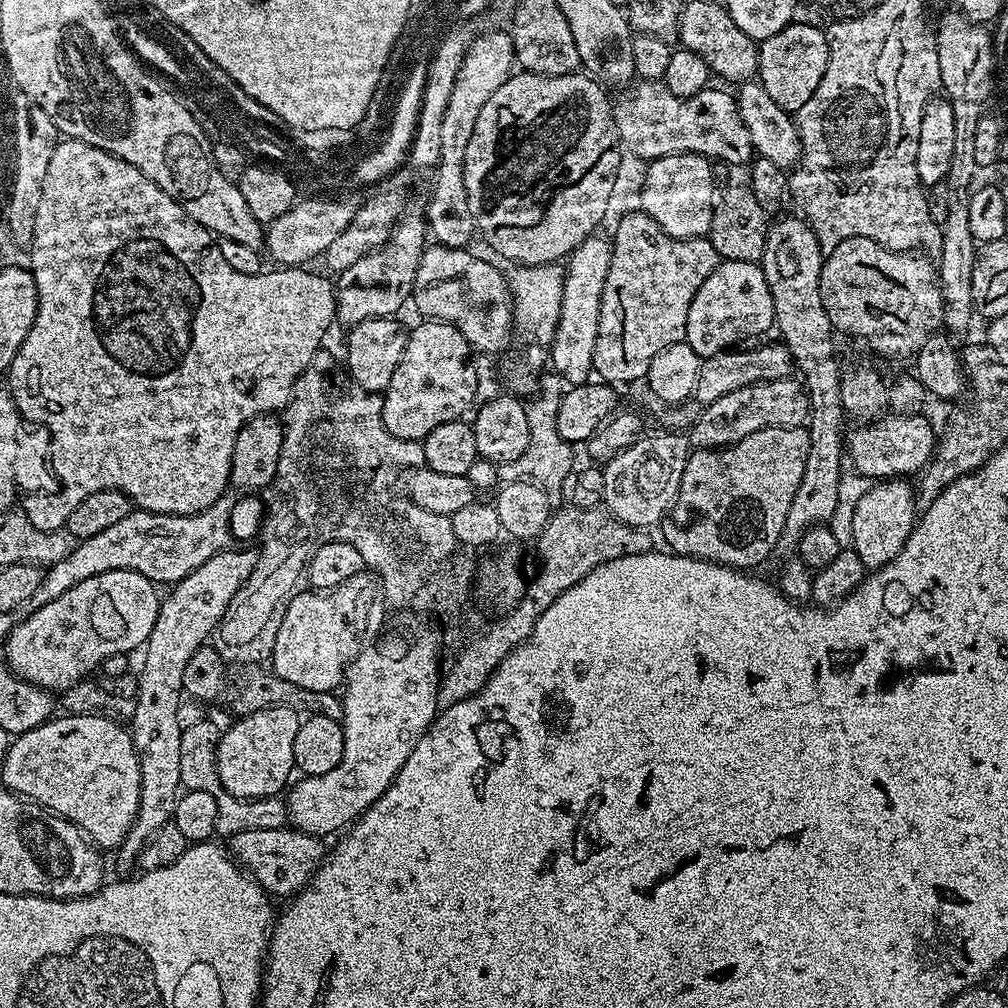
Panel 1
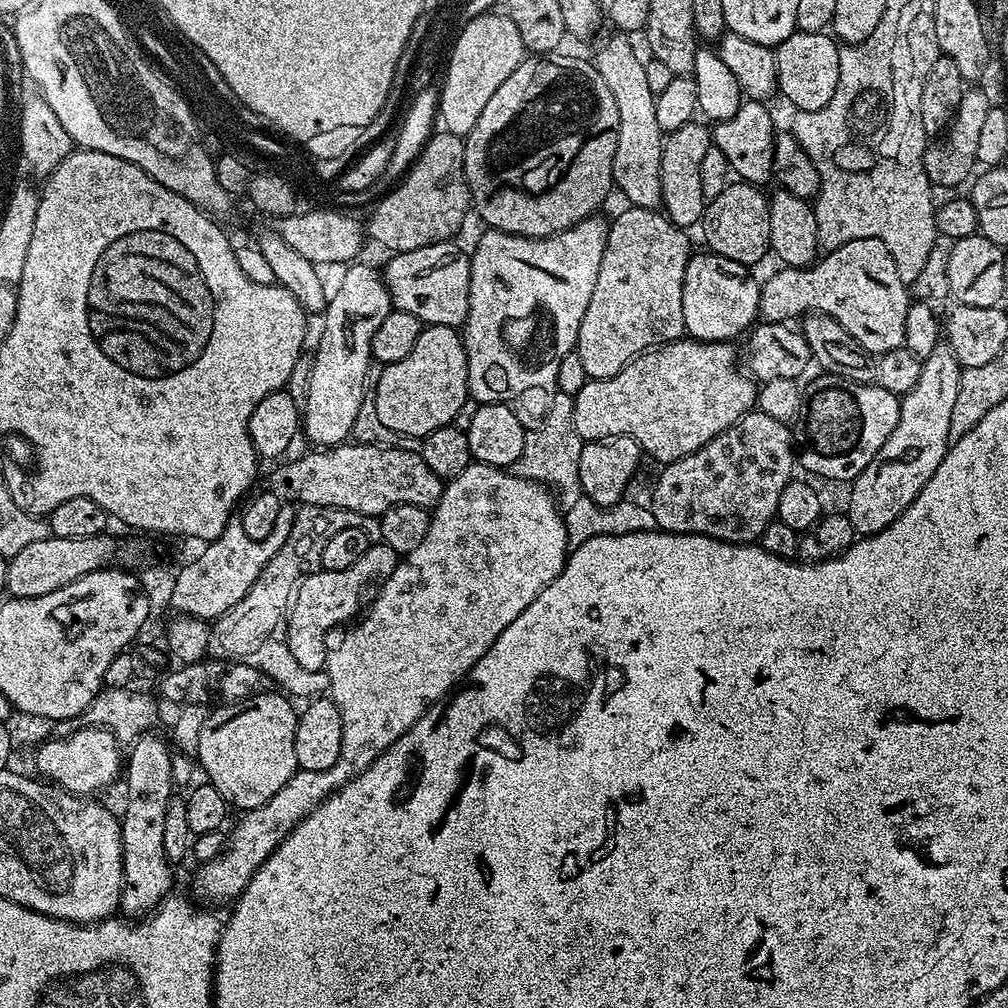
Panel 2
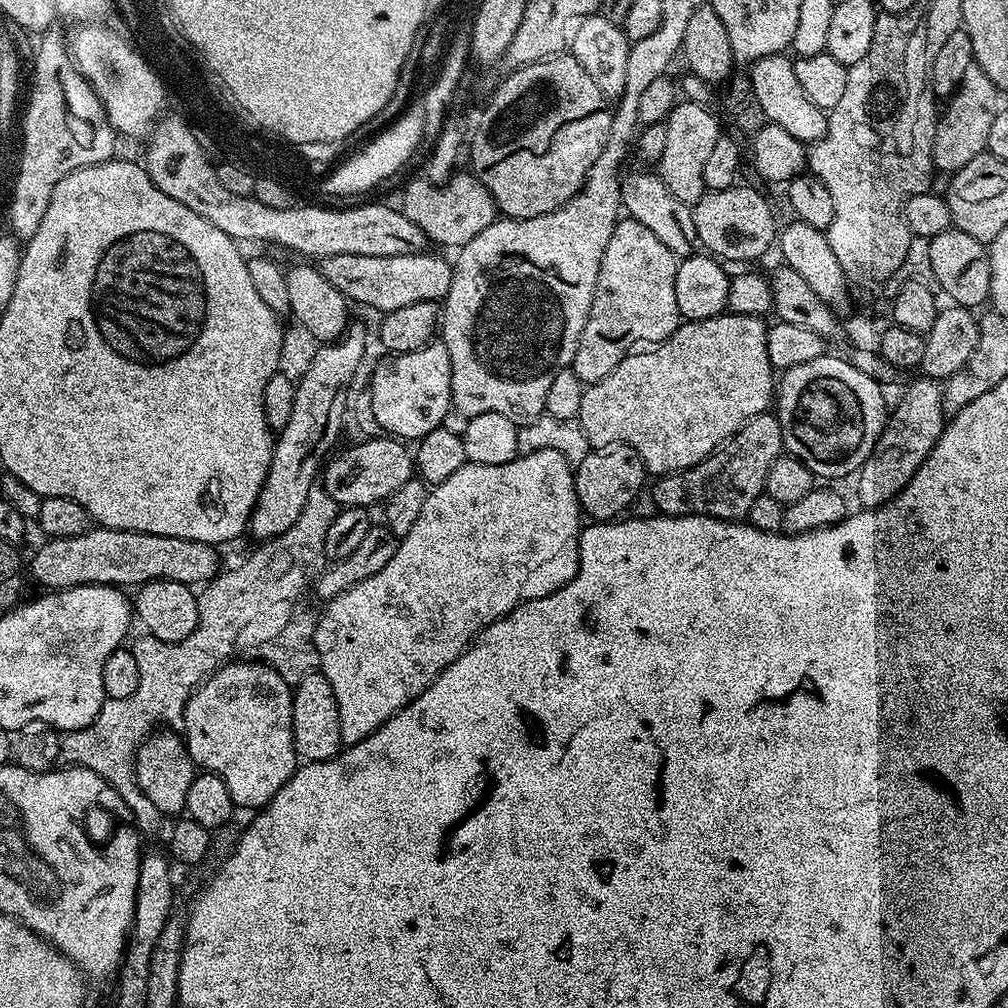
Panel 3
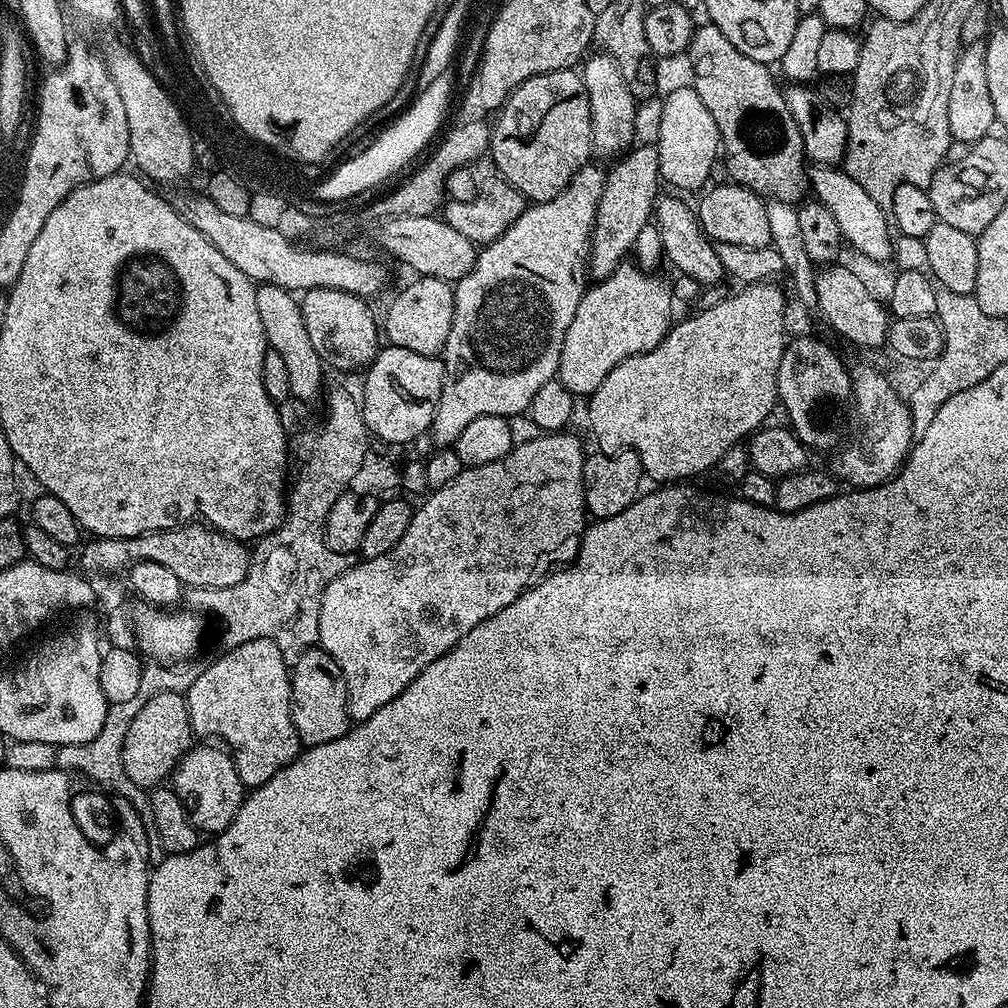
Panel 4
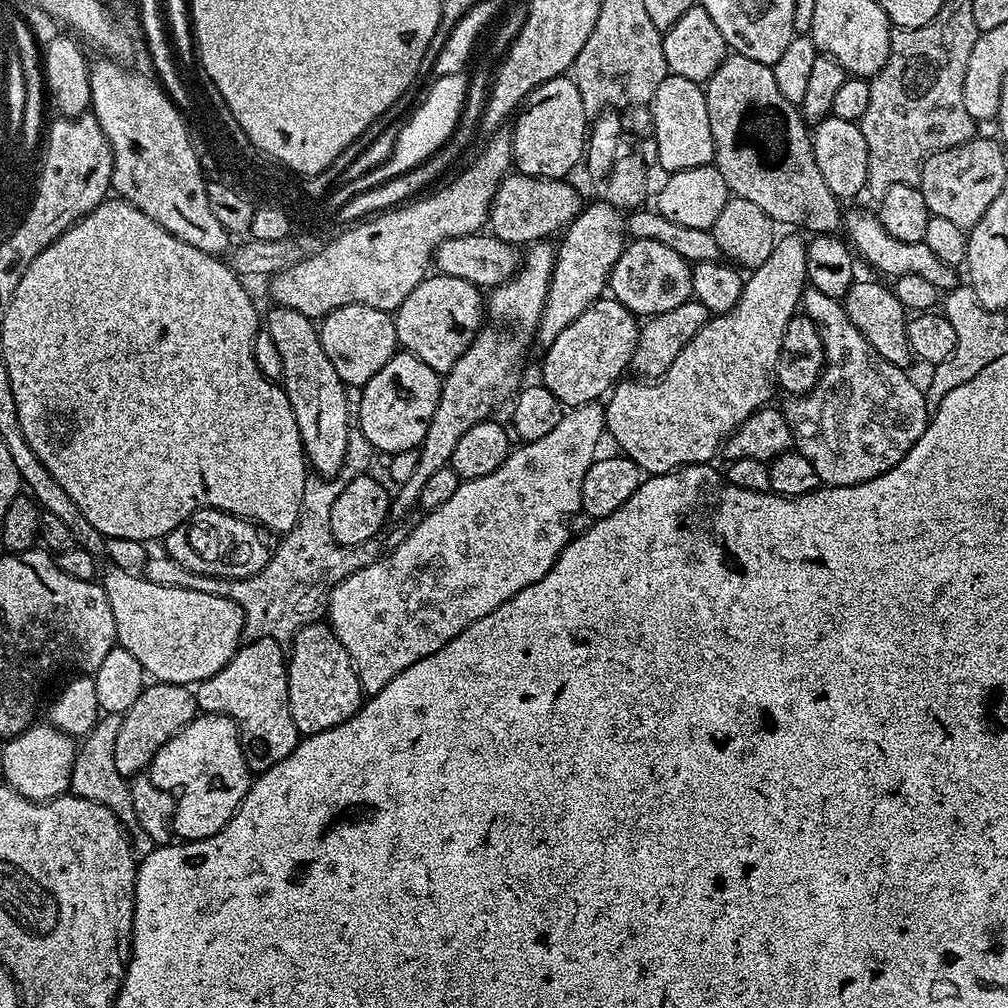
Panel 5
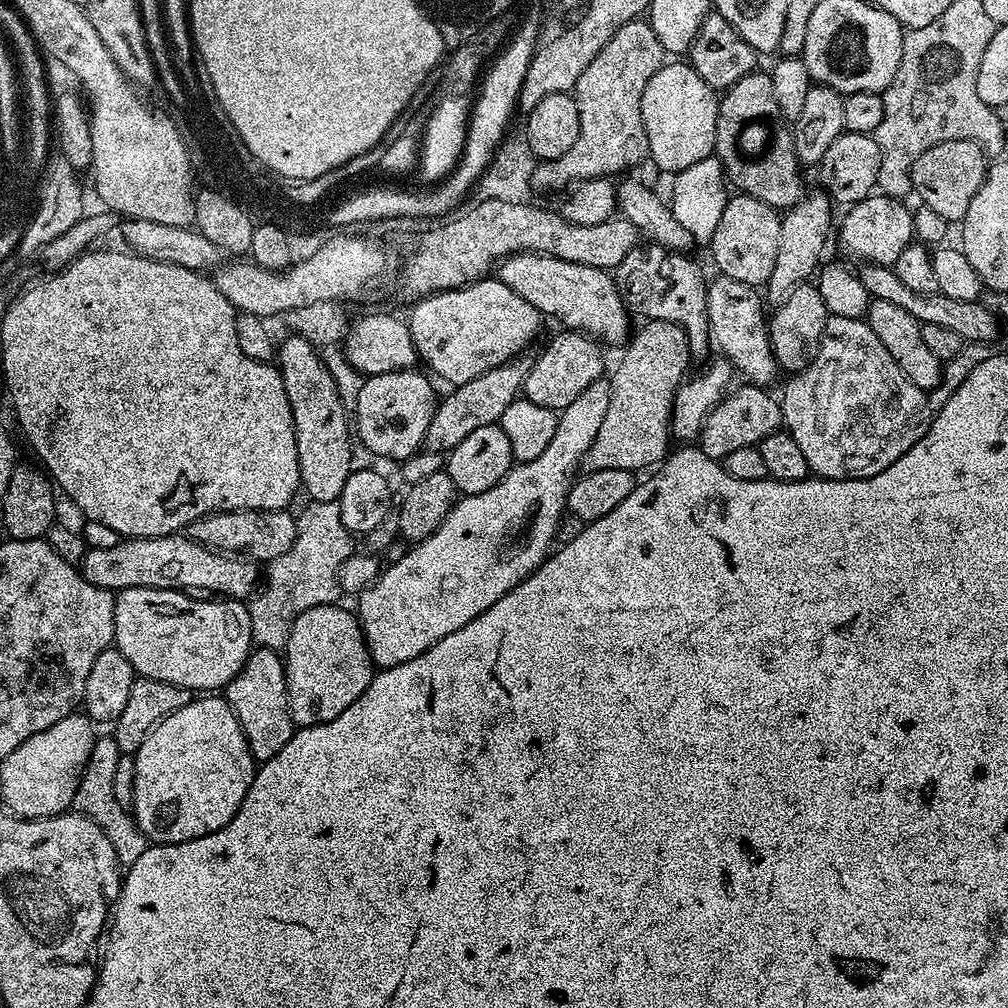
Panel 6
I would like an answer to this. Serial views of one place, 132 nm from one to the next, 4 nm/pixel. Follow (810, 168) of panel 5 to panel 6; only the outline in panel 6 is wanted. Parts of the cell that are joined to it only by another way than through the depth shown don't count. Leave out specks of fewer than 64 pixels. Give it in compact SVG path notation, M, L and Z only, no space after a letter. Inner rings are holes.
M757 70L738 78L738 82L734 82L734 86L730 86L720 96L714 156L720 160L724 175L737 193L758 198L774 209L793 208L806 195L804 176L800 173L802 165L794 150L792 130L782 110L778 110L778 102L774 98L774 82L767 71ZM861 263L858 275L862 286L866 286L872 300L894 302L894 306L902 306L902 310L906 310L906 314L910 314L921 324L947 326L949 330L954 330L954 334L958 334L966 342L992 344L995 341L996 331L999 330L1000 324L996 321L995 314L980 300L958 302L954 298L946 298L946 294L935 290L927 294L918 290L910 290L910 286L906 286L906 282L902 282L902 278L898 278L895 267L886 264Z

